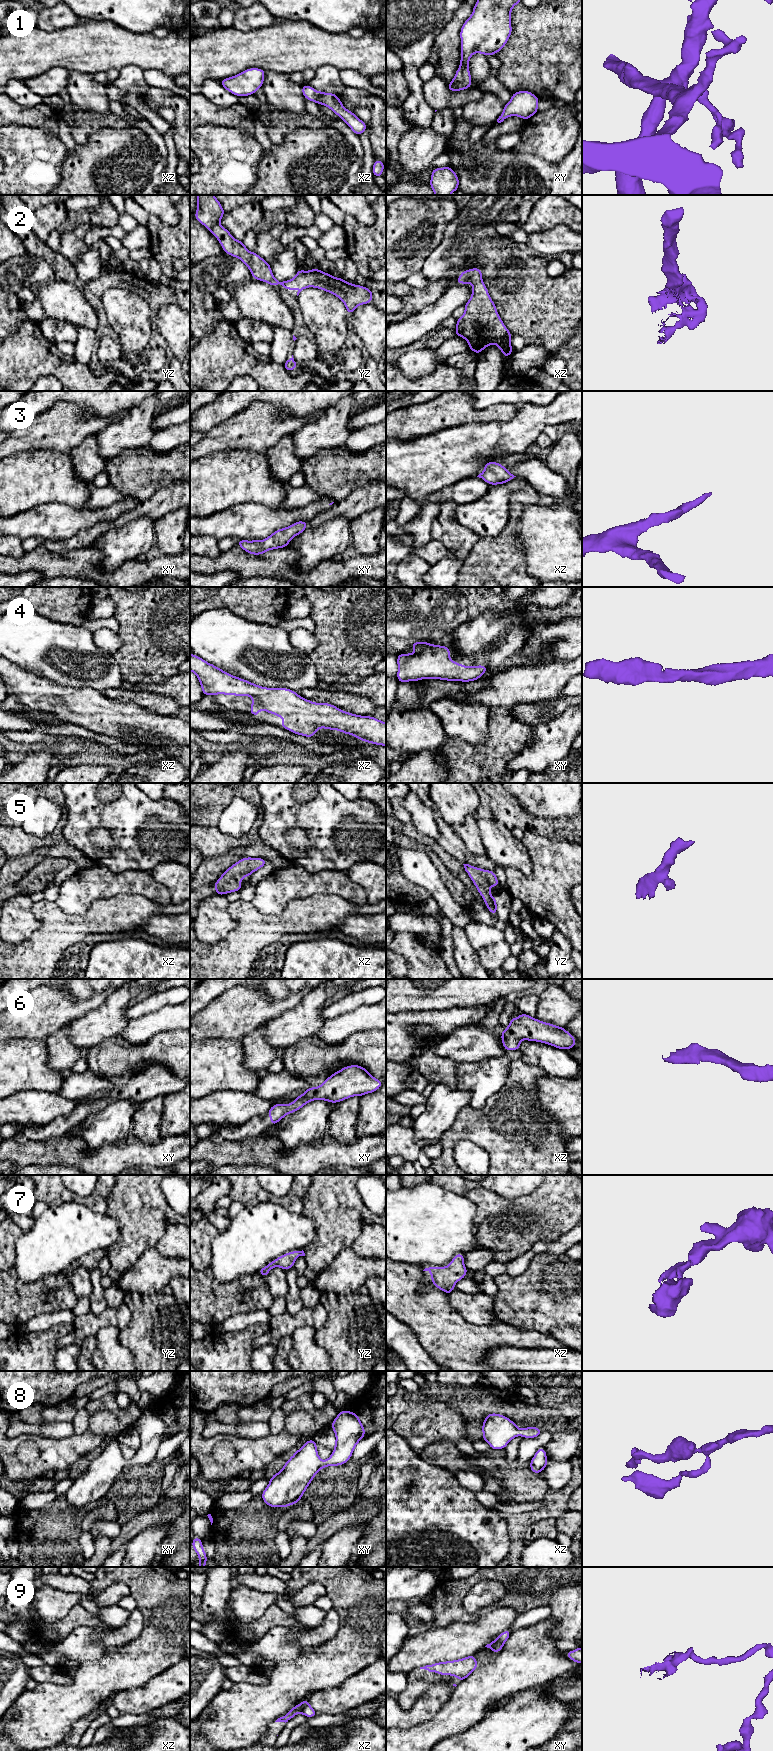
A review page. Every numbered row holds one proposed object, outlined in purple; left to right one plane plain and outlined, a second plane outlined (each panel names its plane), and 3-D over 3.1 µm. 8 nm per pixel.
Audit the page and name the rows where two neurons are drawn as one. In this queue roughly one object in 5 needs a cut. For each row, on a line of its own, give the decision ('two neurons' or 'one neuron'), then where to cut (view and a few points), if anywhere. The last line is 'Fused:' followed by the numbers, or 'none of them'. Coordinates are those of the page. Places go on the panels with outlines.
1: one neuron | no cut
2: one neuron | no cut
3: one neuron | no cut
4: one neuron | no cut
5: one neuron | no cut
6: one neuron | no cut
7: one neuron | no cut
8: one neuron | no cut
9: two neurons | xz (301, 1703), (302, 1712)
Fused: 9

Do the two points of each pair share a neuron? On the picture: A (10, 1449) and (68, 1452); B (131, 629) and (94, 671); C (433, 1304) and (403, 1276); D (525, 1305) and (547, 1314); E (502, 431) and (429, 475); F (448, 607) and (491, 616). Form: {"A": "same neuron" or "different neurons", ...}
{"A": "same neuron", "B": "different neurons", "C": "same neuron", "D": "same neuron", "E": "same neuron", "F": "different neurons"}

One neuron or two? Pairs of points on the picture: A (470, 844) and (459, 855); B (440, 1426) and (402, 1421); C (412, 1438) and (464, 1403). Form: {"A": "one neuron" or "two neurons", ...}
{"A": "two neurons", "B": "one neuron", "C": "two neurons"}

